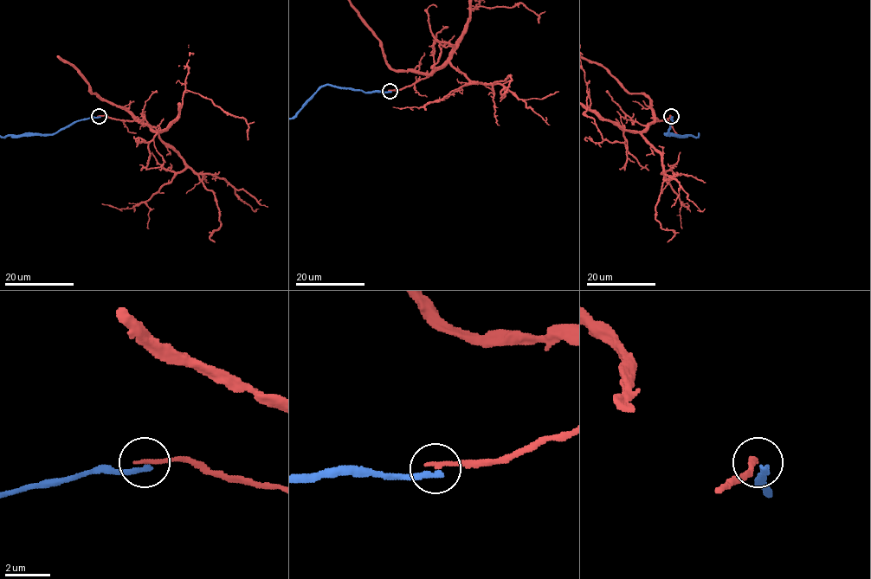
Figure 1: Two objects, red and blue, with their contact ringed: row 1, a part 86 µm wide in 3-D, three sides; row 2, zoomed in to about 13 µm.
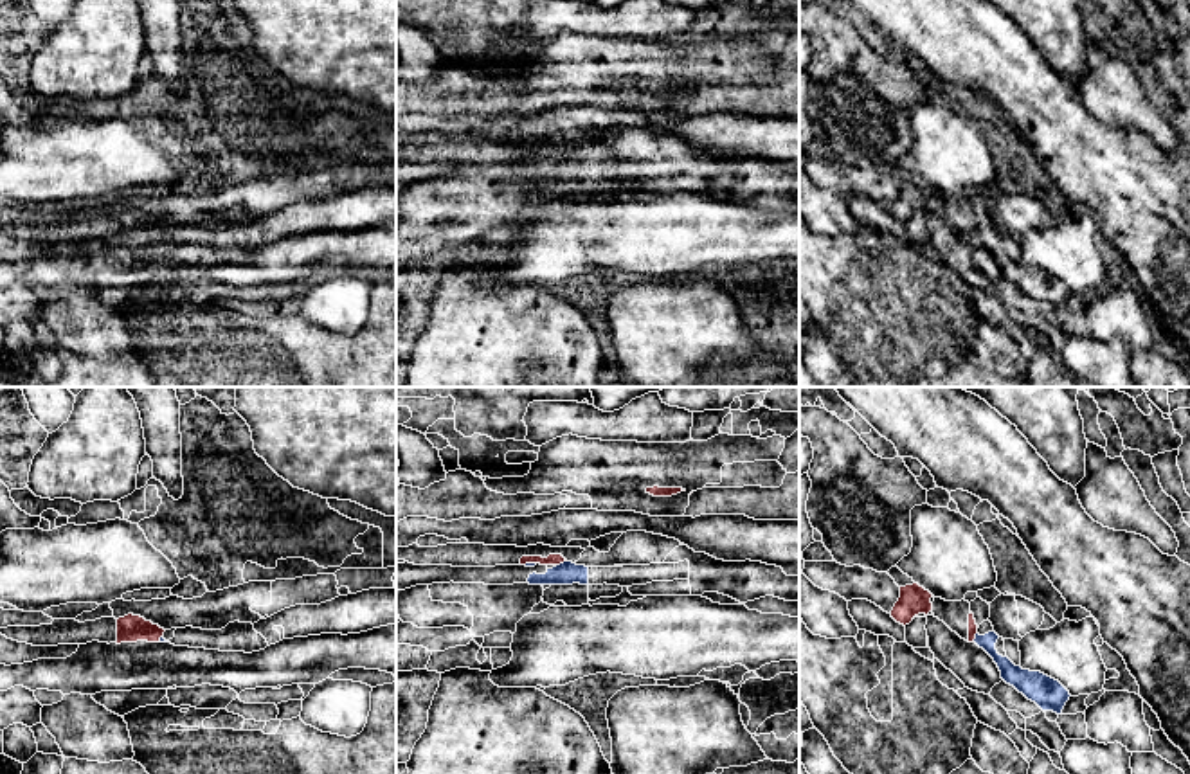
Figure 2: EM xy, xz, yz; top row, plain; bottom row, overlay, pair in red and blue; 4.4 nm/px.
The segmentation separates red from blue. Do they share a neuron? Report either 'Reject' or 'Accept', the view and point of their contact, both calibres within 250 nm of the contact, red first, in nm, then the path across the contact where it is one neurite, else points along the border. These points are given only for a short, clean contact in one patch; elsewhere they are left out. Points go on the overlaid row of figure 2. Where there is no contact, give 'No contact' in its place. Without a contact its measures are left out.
Reject. Touches red at xz (560, 562). Thickness 50 nm (red) against 110 nm. Boundary: xz (566, 560), (557, 566)

